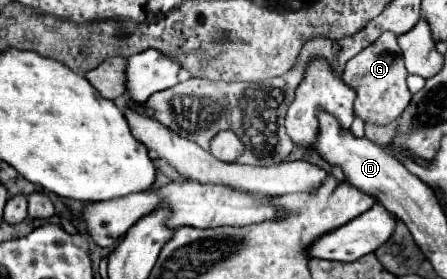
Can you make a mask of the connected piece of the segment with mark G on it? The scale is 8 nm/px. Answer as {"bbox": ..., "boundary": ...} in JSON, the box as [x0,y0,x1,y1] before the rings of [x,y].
{"bbox":[342,32,412,126],"boundary":[[[384,32],[380,40],[376,40],[374,44],[364,48],[364,52],[354,56],[342,72],[342,82],[356,90],[354,116],[362,118],[364,122],[380,126],[394,122],[400,116],[400,112],[404,112],[412,96],[406,86],[406,76],[408,72],[404,68],[404,58],[400,56],[400,46],[396,42],[396,36],[392,36],[392,32]]]}

